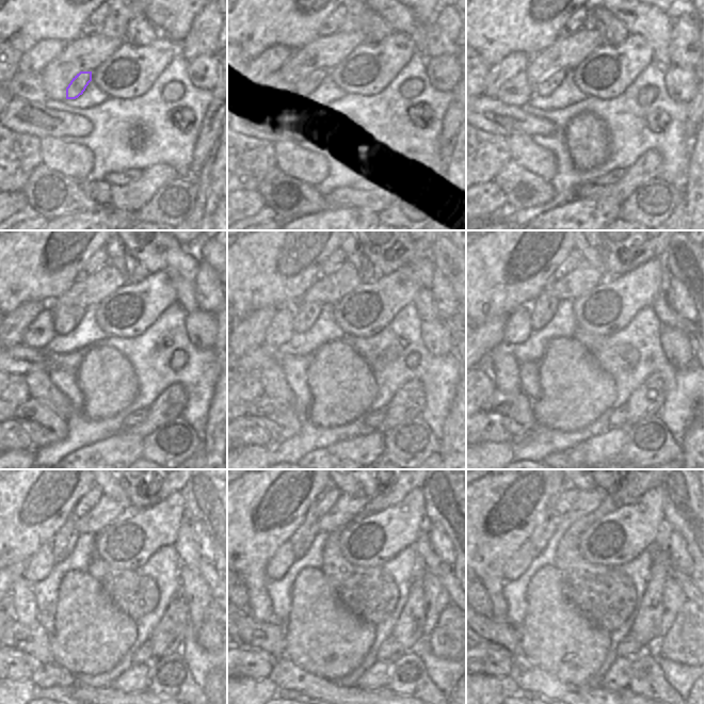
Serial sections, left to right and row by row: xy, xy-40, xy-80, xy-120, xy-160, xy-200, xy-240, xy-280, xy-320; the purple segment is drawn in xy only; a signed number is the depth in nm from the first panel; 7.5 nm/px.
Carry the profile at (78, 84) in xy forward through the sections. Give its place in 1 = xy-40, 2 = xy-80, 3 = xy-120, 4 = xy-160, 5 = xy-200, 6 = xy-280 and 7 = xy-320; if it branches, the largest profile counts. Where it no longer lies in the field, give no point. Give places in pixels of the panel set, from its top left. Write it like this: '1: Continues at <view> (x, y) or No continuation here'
1: Continues at xy-40 (310, 86)
2: Continues at xy-80 (550, 83)
3: Continues at xy-120 (65, 320)
4: Continues at xy-160 (306, 314)
5: Continues at xy-200 (544, 307)
6: Continues at xy-280 (303, 538)
7: Continues at xy-320 (541, 536)

